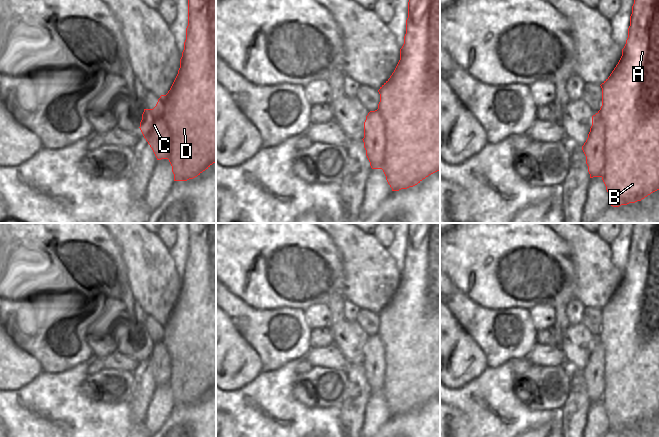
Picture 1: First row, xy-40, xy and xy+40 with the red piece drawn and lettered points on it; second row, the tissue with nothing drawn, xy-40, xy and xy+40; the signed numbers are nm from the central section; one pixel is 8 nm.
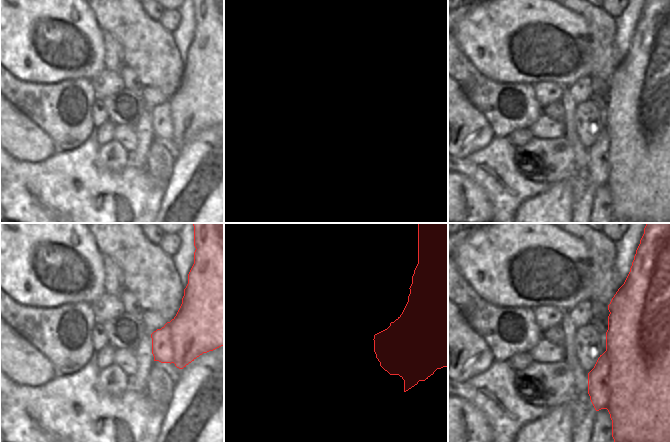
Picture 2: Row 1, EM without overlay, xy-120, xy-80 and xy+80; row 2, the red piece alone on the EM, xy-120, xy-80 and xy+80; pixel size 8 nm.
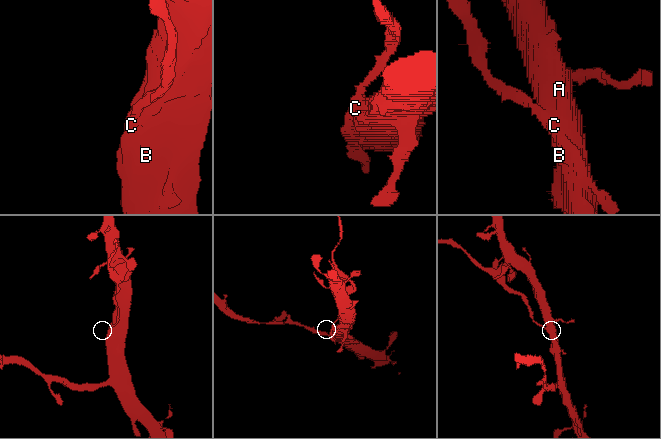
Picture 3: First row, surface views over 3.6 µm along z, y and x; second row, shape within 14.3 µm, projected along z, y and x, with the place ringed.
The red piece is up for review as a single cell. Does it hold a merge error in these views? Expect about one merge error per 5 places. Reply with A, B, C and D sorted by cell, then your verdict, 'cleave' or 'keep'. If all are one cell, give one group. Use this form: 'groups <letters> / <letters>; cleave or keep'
groups A B C D; keep

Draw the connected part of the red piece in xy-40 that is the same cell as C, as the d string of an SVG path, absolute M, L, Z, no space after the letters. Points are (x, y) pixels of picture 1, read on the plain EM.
M188 223L188 250L178 298L168 317L160 320L156 330L153 333L144 333L139 352L157 384L169 384L174 398L174 405L193 403L216 386L216 223Z

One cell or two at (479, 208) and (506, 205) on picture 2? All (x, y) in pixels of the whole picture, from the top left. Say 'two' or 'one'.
two

